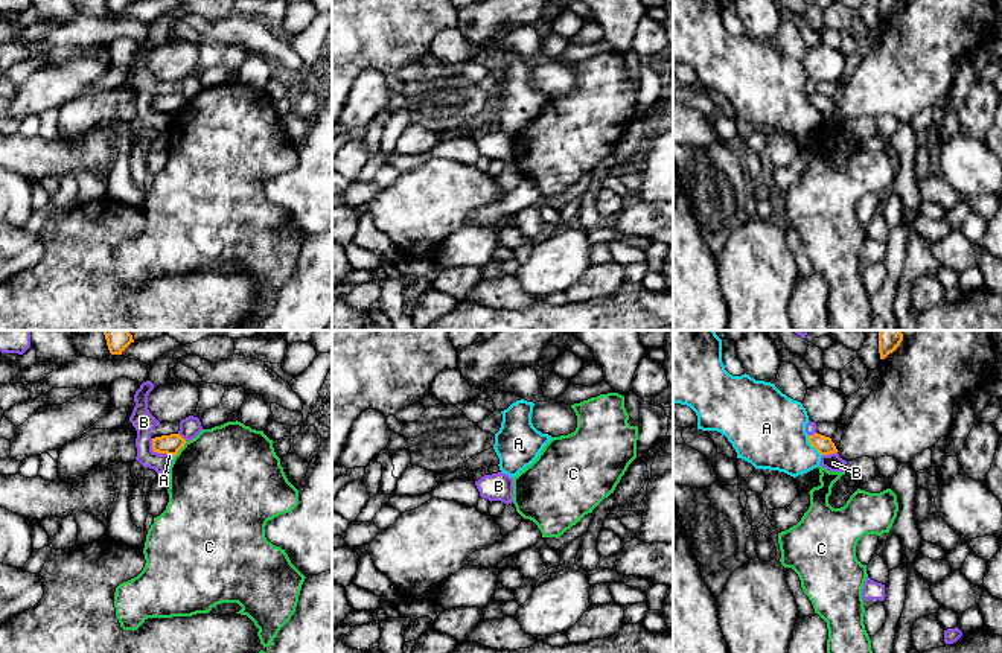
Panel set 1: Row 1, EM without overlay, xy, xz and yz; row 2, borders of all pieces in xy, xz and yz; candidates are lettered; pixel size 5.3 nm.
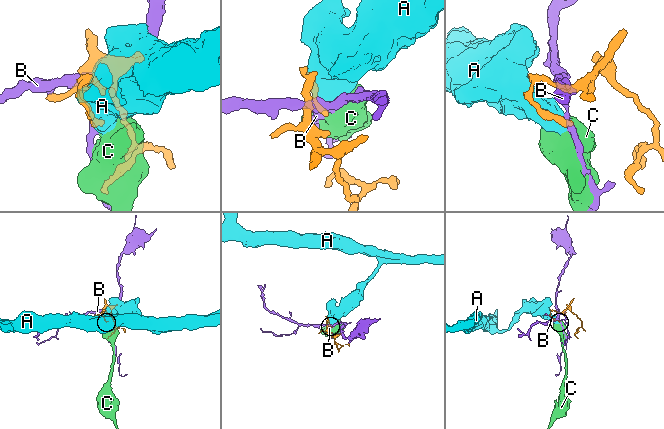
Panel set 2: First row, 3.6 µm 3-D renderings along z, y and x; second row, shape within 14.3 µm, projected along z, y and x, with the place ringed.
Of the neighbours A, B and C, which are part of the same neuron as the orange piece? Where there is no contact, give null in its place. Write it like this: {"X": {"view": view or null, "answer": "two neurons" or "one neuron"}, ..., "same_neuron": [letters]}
{"A": {"view": "yz", "answer": "two neurons"}, "B": {"view": "xy", "answer": "two neurons"}, "C": {"view": "xy", "answer": "two neurons"}, "same_neuron": []}

